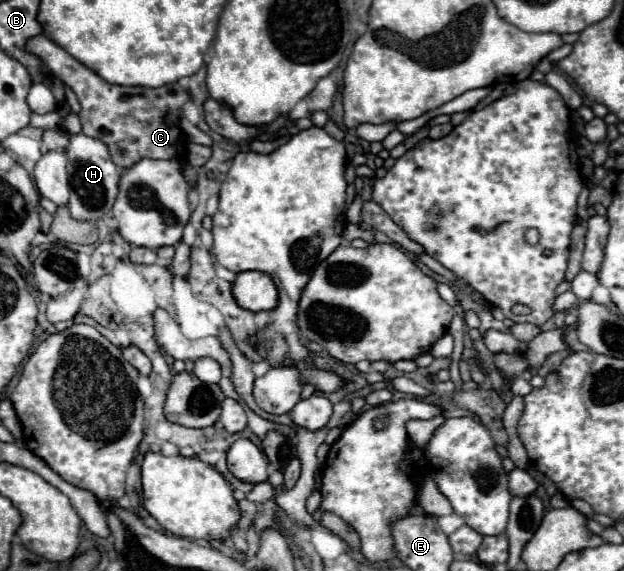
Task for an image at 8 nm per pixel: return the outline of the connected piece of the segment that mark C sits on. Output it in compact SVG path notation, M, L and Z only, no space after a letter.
M35 36L27 42L27 50L35 56L39 56L55 78L65 82L77 96L81 104L79 120L83 126L83 134L103 140L107 144L111 158L117 168L123 172L131 168L131 164L143 160L143 158L161 158L161 160L179 160L181 172L193 188L197 184L197 168L191 166L185 158L187 138L181 130L181 116L183 116L183 104L189 100L189 92L179 84L165 84L159 88L145 88L145 86L119 86L105 82L97 72L83 66L79 60L75 60L67 50L57 46L53 40L45 36Z

